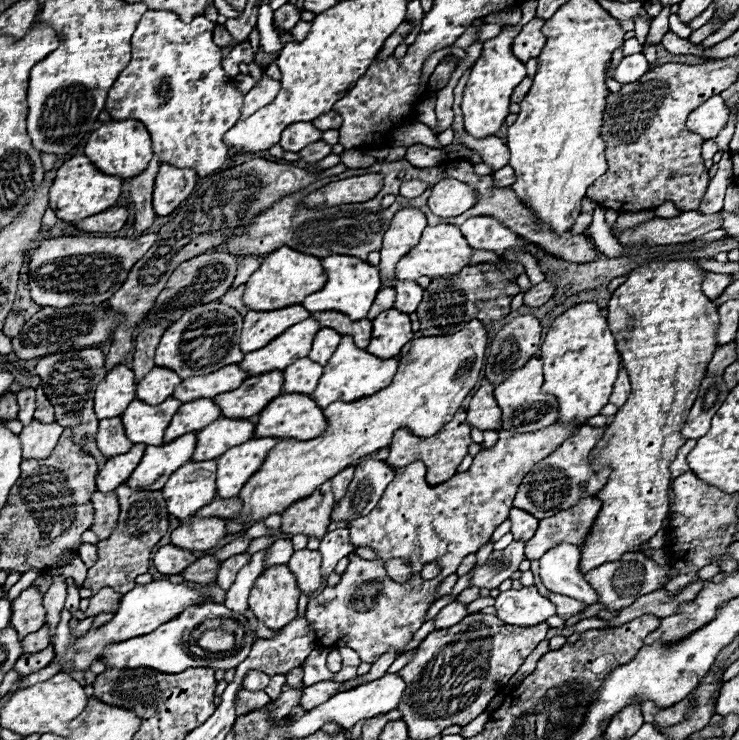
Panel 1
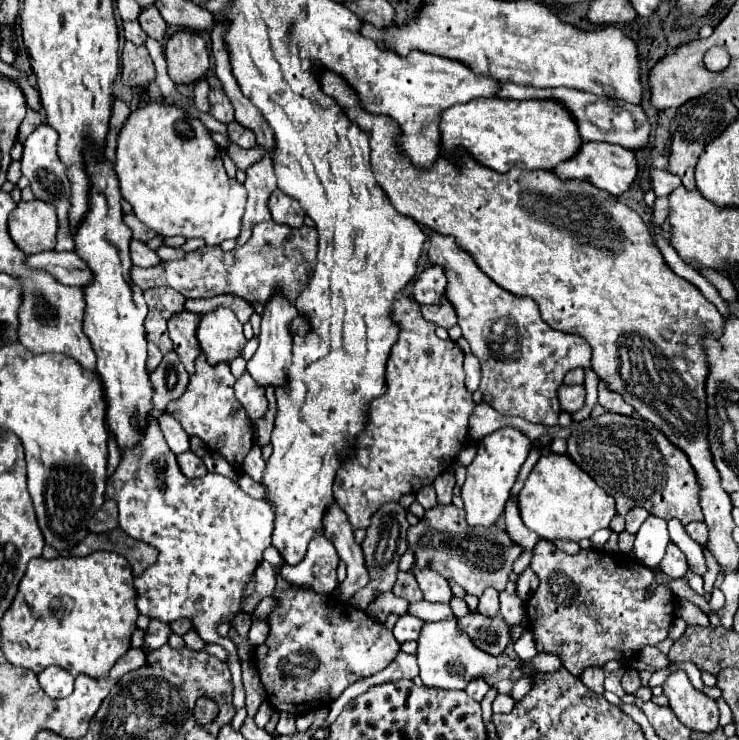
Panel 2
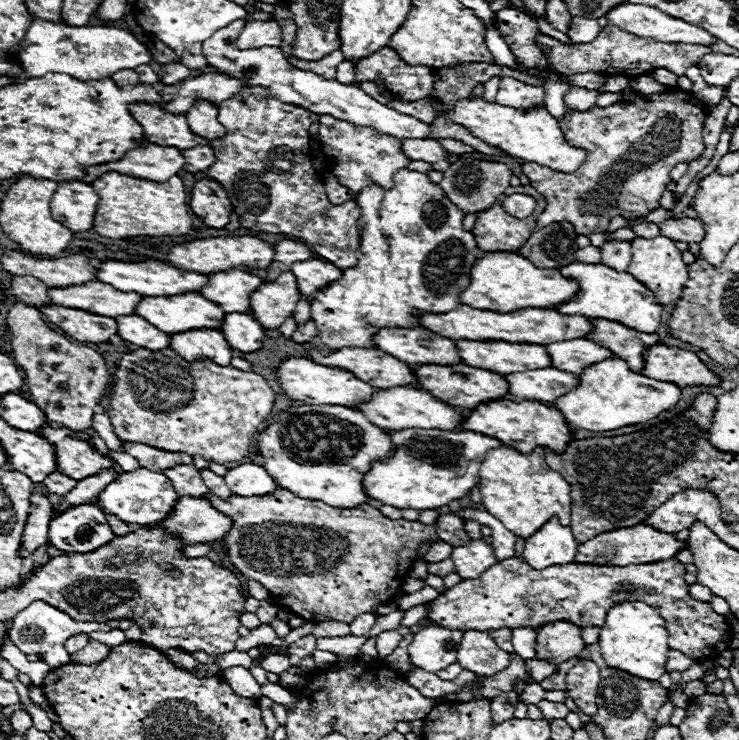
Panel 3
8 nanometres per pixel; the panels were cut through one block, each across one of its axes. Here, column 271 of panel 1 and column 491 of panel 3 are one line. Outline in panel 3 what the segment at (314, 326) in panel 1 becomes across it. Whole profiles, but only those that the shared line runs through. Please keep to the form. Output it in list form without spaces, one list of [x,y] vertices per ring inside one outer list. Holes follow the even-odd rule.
[[[456,342],[464,364],[496,374],[516,374],[536,368],[550,368],[552,360],[544,346],[508,342]]]

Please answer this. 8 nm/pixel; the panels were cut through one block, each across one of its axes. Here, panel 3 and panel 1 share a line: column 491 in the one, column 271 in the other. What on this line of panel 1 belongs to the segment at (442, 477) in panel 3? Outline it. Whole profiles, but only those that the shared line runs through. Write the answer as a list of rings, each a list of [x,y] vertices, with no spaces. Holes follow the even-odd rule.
[[[252,438],[228,452],[218,462],[218,498],[236,498],[250,476],[260,470],[268,452],[278,444],[278,438]]]

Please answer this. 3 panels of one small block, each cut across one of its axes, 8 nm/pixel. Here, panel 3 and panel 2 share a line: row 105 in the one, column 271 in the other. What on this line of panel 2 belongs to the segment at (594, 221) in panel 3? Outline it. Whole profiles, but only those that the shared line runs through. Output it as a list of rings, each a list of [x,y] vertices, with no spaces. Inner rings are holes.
[[[278,574],[278,586],[274,590],[274,596],[278,598],[278,608],[268,618],[270,634],[266,642],[254,648],[254,666],[268,694],[268,702],[278,712],[284,710],[298,716],[298,714],[306,714],[306,708],[328,706],[350,684],[384,670],[396,658],[396,652],[400,652],[400,644],[394,638],[392,630],[372,620],[364,610],[352,604],[336,602],[332,596],[320,596],[316,592],[288,588],[288,584],[280,580],[280,574]]]

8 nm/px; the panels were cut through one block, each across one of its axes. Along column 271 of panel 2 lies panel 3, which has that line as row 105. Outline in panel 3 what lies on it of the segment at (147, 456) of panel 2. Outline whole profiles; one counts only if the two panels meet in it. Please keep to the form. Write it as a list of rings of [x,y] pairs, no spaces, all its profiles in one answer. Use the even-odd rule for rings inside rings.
[[[502,78],[496,102],[500,106],[510,106],[514,110],[530,110],[536,106],[544,106],[544,88],[530,86],[514,78]]]

